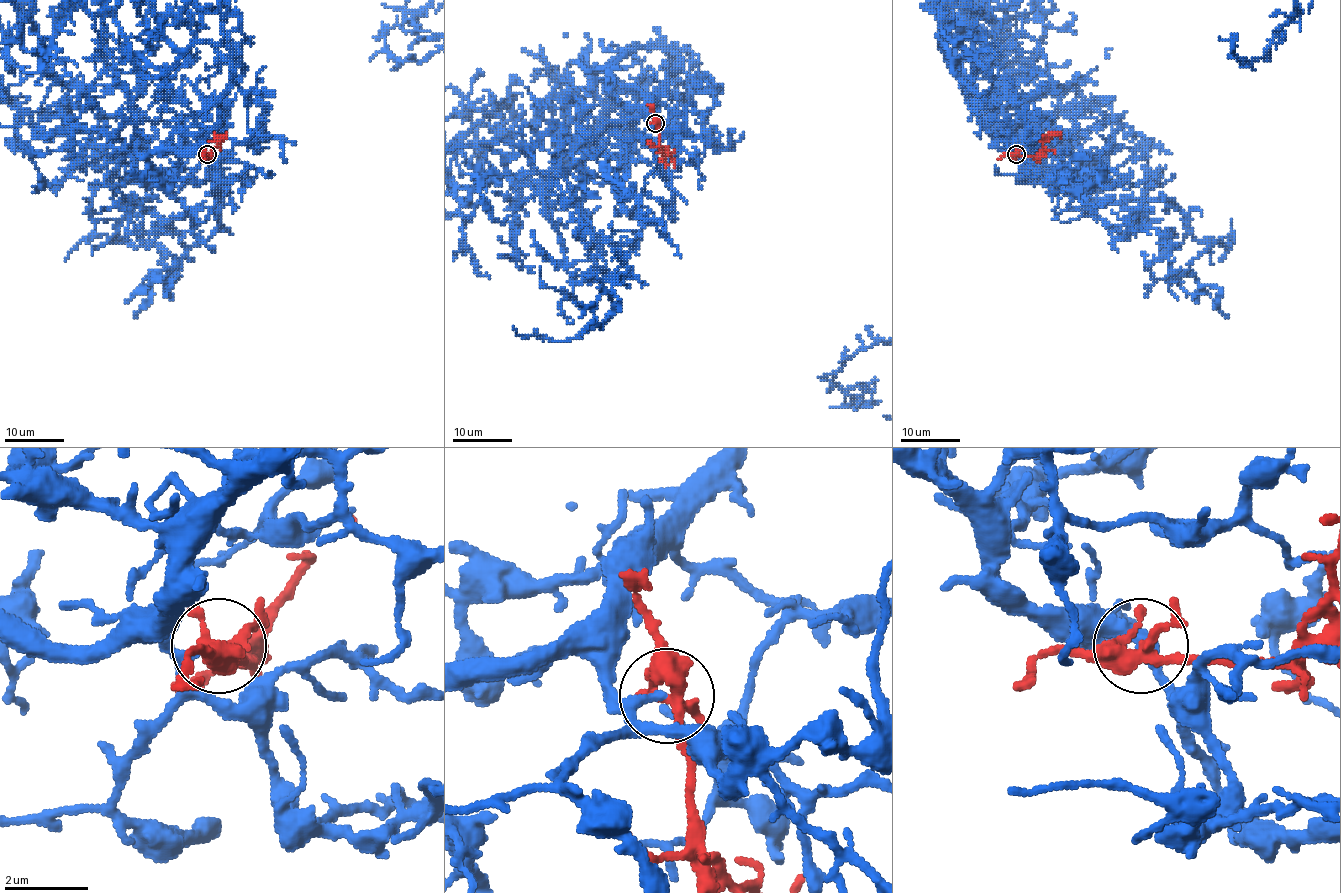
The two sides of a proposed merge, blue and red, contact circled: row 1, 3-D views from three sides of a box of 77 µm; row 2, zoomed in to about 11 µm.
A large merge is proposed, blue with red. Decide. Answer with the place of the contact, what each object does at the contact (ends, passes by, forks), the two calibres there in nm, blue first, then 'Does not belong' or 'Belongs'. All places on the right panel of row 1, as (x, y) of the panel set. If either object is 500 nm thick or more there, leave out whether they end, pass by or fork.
Place: (1016, 154). At the ring blue passes by. At the ring red forks. Thickness 140 nm (blue) against 360 nm. Belongs

